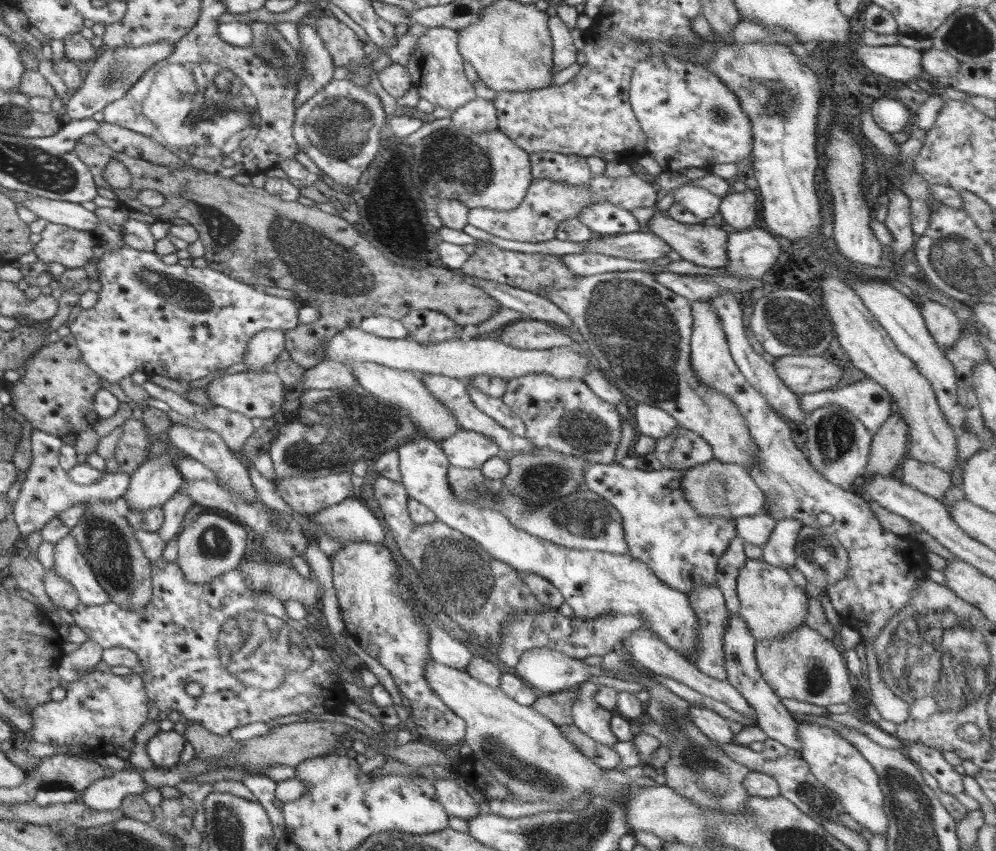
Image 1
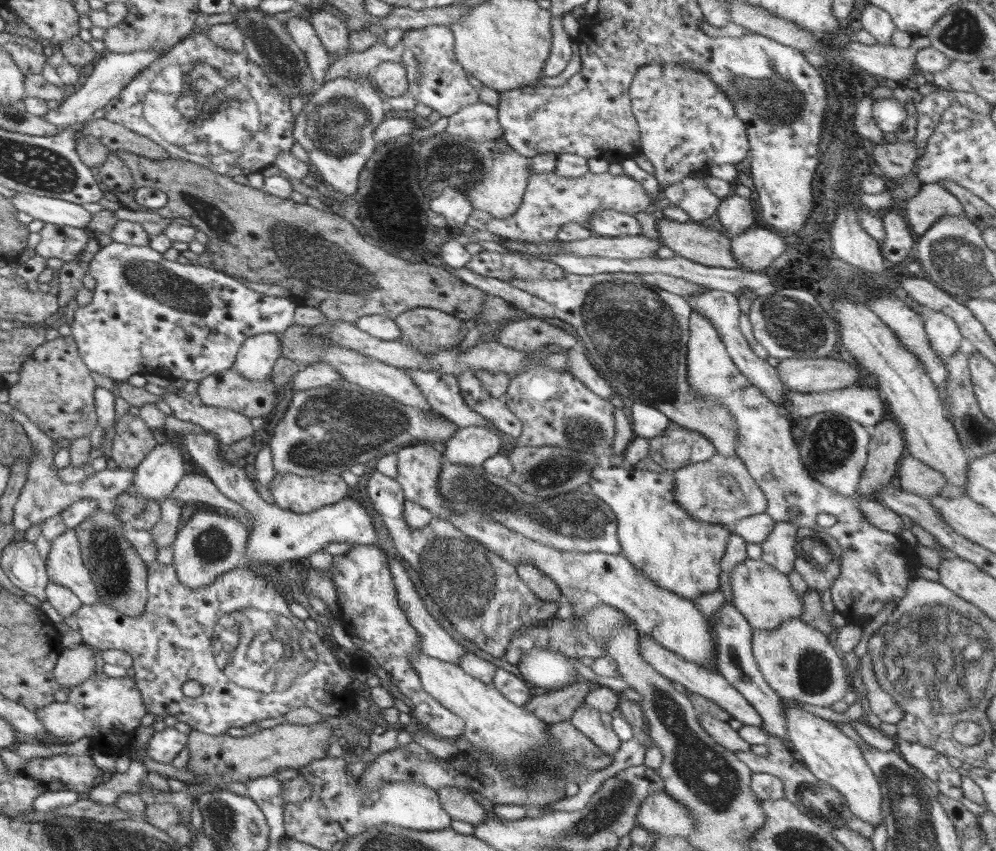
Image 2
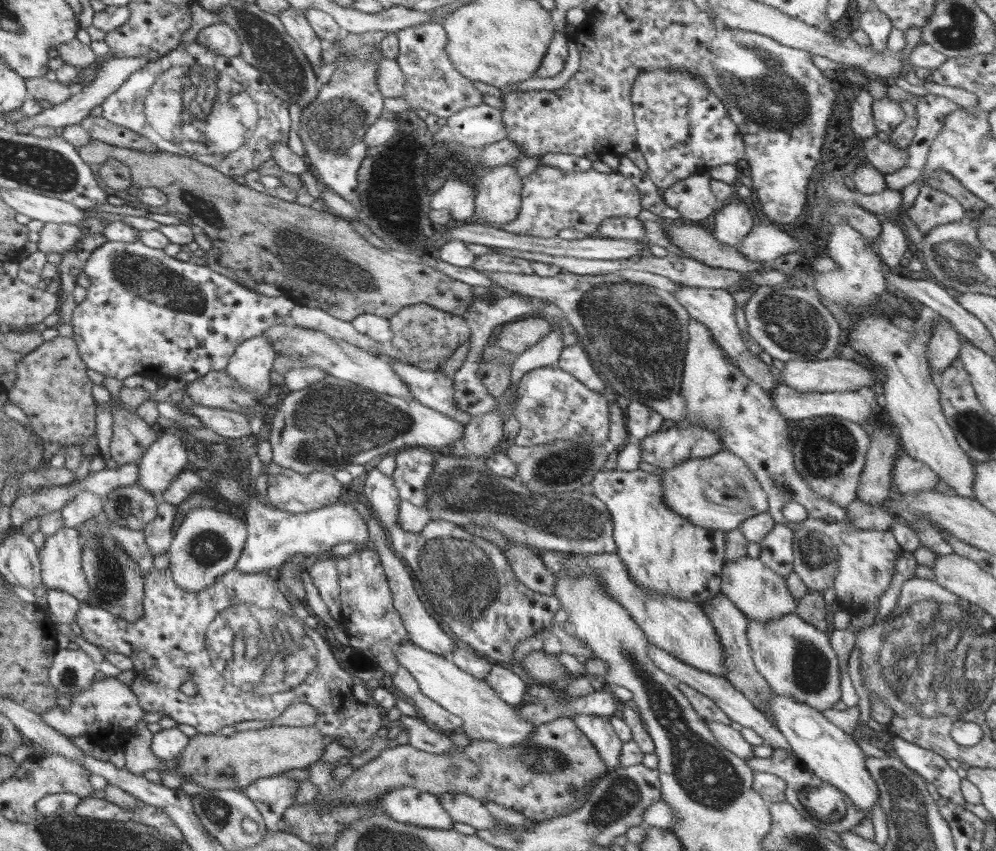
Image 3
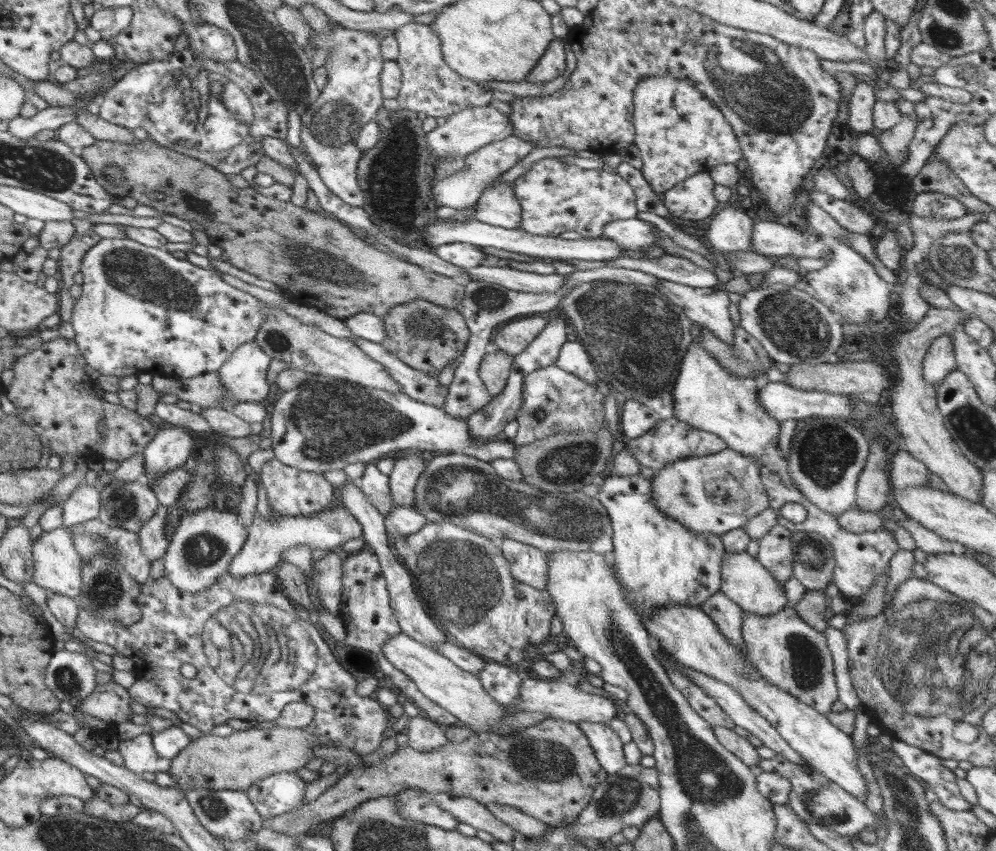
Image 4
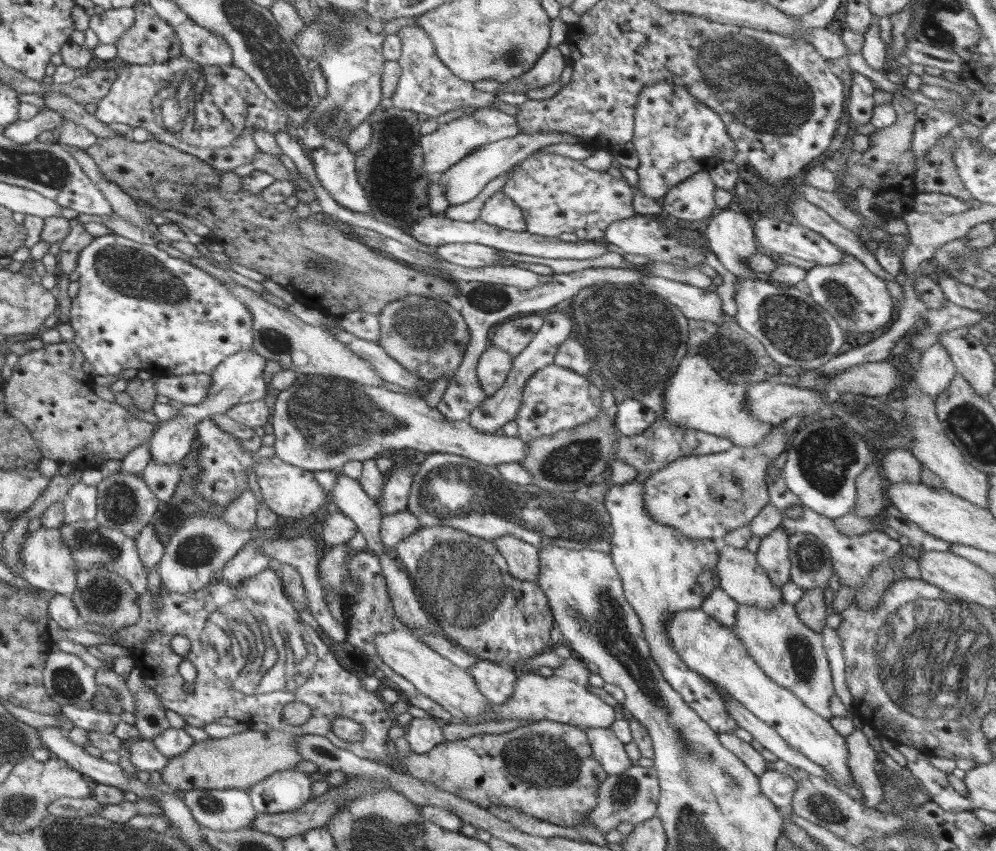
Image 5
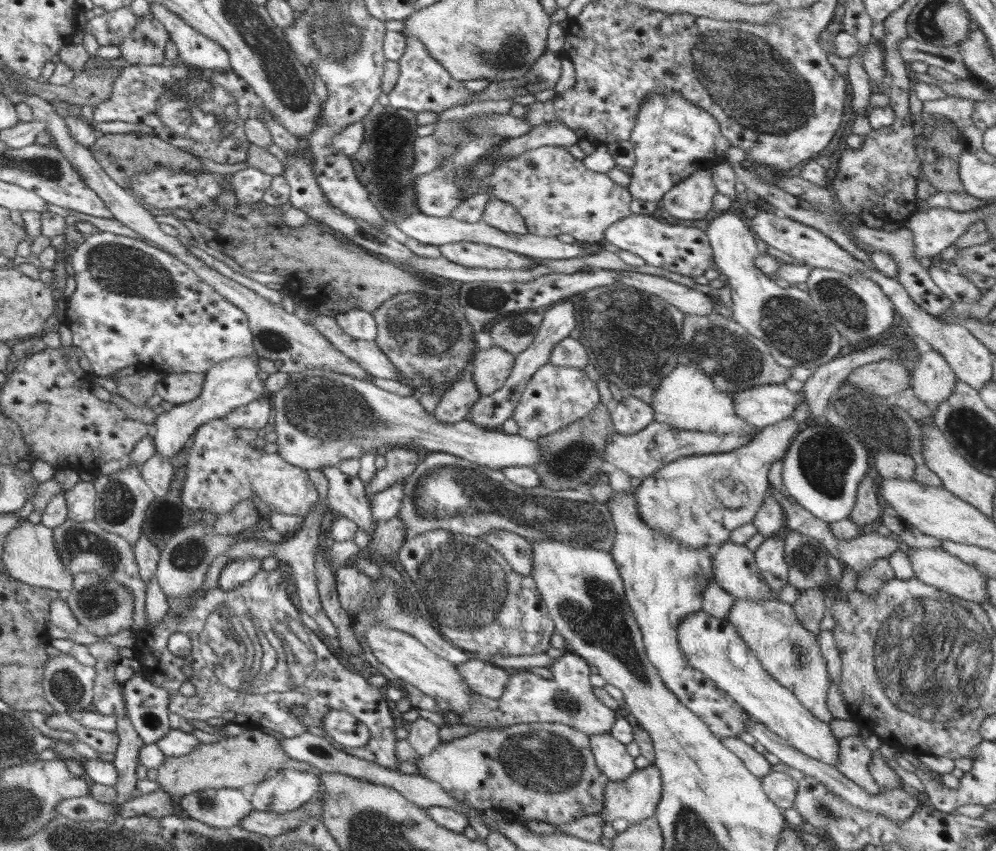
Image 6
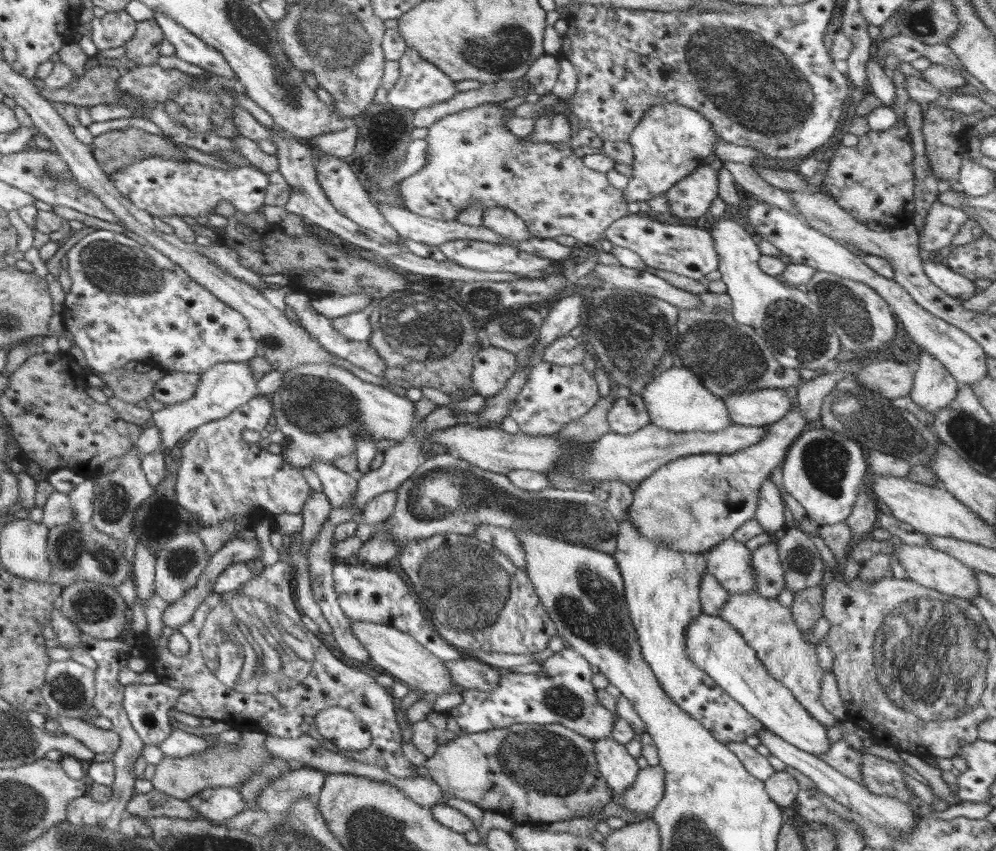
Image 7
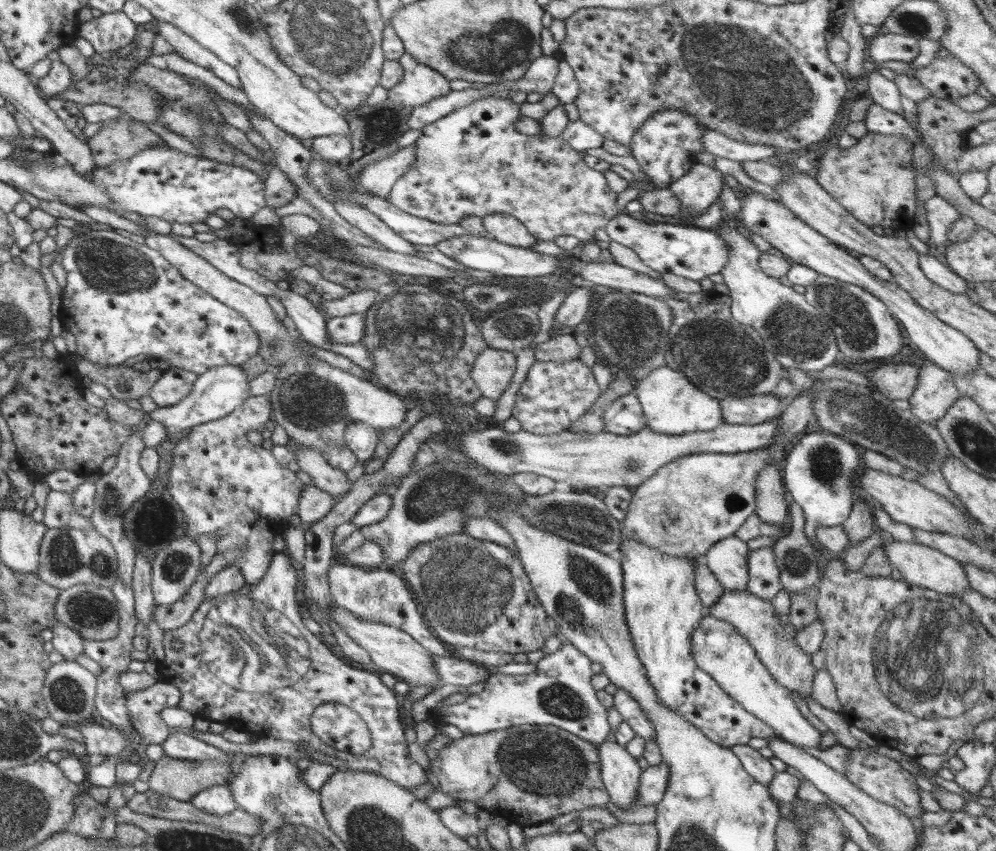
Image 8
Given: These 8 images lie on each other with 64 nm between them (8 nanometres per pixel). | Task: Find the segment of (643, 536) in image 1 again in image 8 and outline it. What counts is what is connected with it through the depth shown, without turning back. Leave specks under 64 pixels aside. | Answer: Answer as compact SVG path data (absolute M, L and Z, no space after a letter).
M626 539L621 543L621 567L623 570L623 599L625 617L630 629L631 639L638 655L640 666L644 668L648 684L654 688L654 694L662 706L670 707L674 714L680 714L690 726L696 726L702 736L710 738L724 748L734 745L747 745L752 738L766 741L778 738L774 729L750 714L744 707L735 702L710 674L696 666L692 659L691 636L694 629L701 623L706 610L697 595L695 579L695 559L690 557L670 556L655 548L643 545L634 539Z

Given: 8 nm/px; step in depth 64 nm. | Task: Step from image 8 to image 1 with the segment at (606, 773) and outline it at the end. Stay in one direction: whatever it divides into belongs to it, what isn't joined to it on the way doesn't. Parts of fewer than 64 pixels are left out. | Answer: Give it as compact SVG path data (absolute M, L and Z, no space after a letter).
M592 682L579 687L581 688L580 694L571 707L574 726L584 732L586 736L590 736L592 740L613 748L614 744L618 742L618 738L610 727L611 711L594 702L594 693L598 687Z

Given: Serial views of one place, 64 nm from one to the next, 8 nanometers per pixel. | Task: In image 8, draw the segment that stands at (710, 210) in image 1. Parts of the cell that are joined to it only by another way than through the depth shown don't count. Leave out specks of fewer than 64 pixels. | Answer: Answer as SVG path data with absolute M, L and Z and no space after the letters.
M697 161L690 171L672 182L668 188L682 203L681 215L694 218L718 202L724 184L723 174L716 166Z

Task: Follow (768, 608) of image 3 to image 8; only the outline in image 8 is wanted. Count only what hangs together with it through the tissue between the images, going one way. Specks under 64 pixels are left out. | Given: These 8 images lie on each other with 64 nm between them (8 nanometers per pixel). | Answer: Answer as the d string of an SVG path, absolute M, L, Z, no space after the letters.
M734 534L715 542L704 554L706 566L714 573L725 590L747 590L749 577L747 562L751 550L746 543Z

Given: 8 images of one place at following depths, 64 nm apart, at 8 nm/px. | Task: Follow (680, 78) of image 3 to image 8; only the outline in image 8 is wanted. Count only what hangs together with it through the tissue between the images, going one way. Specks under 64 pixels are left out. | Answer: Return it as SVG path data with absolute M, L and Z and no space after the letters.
M668 109L658 111L648 117L638 130L634 132L631 140L632 155L638 161L642 172L648 176L648 182L632 182L630 188L617 194L616 210L626 212L626 206L633 200L639 200L642 191L649 191L654 185L656 189L668 188L672 182L692 169L692 165L698 161L696 155L703 151L701 138L703 127L699 122L687 114L686 111Z

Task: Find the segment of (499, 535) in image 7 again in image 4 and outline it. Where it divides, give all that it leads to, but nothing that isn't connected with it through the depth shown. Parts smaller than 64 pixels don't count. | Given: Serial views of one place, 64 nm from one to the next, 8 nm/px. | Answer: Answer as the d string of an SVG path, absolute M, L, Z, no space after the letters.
M503 538L497 543L502 549L504 560L509 562L511 575L544 593L549 573L547 553L512 538Z

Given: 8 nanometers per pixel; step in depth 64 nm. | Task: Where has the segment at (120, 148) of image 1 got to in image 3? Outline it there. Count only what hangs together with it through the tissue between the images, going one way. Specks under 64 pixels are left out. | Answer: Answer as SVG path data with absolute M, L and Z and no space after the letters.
M89 114L81 120L80 126L84 127L92 139L105 142L117 147L141 150L142 152L156 152L159 148L150 142L149 138L119 124L110 122L102 116Z

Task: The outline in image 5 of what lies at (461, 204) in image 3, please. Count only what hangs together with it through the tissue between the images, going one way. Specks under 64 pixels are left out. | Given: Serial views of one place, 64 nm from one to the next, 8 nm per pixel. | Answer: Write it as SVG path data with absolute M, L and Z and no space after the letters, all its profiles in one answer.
M535 132L534 134L524 134L503 138L502 140L482 145L472 154L466 155L460 162L453 164L450 169L440 174L438 180L446 187L446 199L452 206L458 206L470 202L484 190L485 186L496 179L503 172L508 172L513 166L522 162L528 155L539 150L543 146L558 144L559 142L575 143L575 136L567 132Z

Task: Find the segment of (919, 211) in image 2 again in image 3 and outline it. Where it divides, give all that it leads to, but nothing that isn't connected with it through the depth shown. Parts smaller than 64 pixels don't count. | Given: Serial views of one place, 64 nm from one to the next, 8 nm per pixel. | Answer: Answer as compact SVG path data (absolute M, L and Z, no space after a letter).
M930 186L920 188L920 194L912 208L903 211L922 233L928 233L936 225L966 220L960 203L952 196Z

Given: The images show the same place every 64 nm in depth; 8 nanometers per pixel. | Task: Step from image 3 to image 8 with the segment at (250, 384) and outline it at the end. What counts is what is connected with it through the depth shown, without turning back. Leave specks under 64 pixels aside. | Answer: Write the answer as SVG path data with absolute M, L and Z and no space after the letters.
M222 365L209 368L204 374L197 375L190 394L186 395L178 404L167 407L156 407L149 412L152 420L165 424L167 440L172 440L176 434L184 432L186 428L194 428L205 422L224 418L237 409L249 397L249 381L241 365Z

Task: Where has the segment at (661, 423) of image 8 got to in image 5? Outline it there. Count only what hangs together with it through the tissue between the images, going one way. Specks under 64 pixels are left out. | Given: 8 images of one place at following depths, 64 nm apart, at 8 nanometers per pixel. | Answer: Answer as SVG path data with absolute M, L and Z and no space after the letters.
M685 355L668 381L665 394L663 394L665 411L662 419L678 426L729 438L733 446L742 448L756 446L774 425L758 421L743 407L748 385L746 383L732 384L723 379L715 368L711 367L710 362L700 355Z

